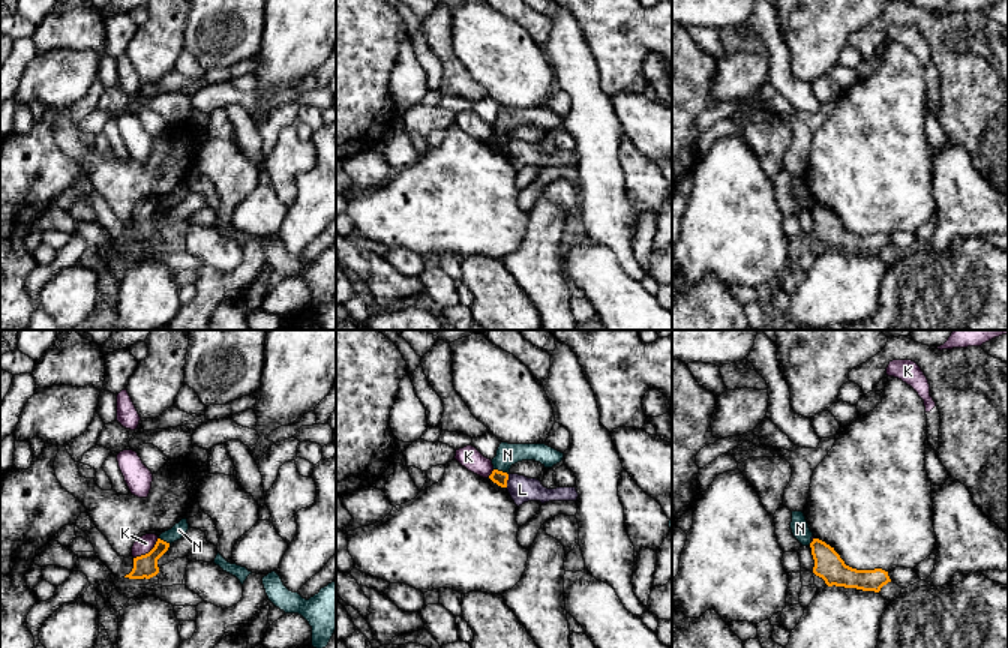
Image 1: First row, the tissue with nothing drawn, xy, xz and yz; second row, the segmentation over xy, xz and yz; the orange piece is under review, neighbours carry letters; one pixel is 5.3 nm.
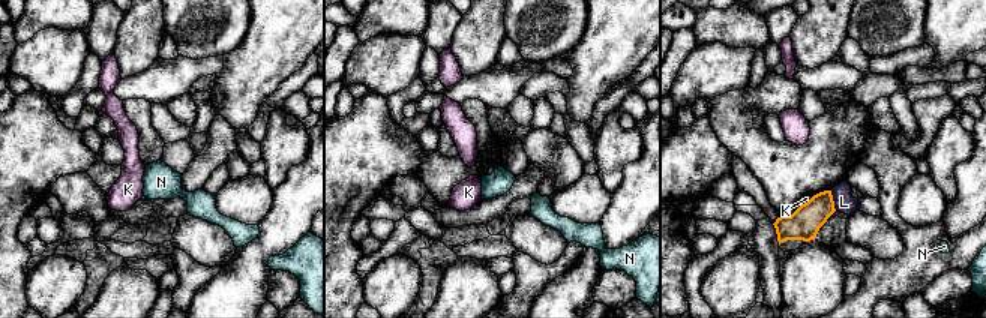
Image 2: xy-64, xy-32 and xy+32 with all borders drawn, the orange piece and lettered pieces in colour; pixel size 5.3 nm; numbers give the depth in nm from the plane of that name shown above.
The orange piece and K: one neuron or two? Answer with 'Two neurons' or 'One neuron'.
Two neurons

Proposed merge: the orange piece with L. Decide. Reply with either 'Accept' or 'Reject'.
Reject

